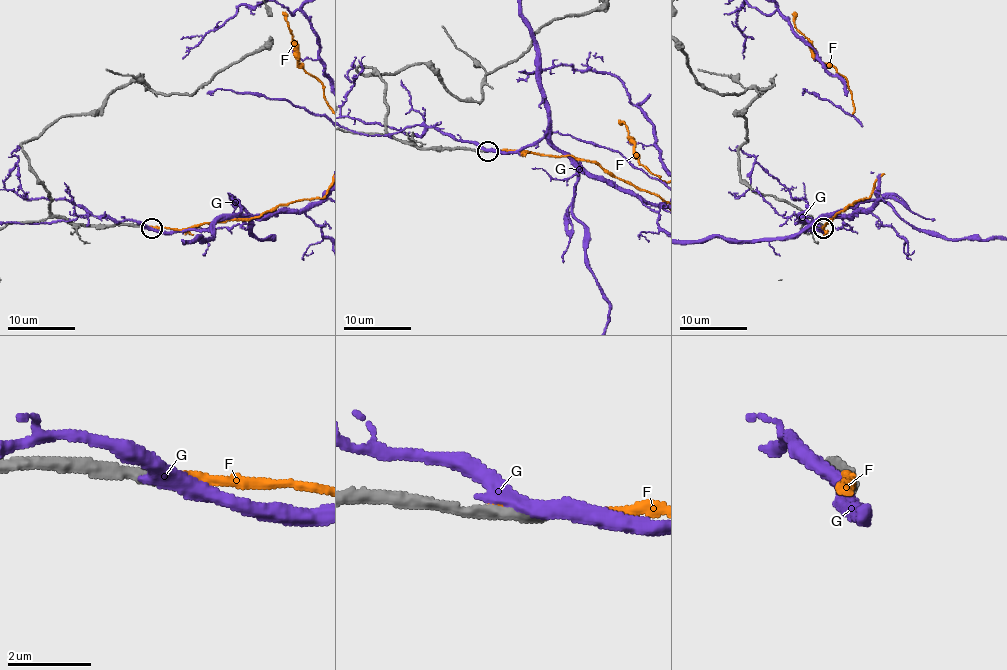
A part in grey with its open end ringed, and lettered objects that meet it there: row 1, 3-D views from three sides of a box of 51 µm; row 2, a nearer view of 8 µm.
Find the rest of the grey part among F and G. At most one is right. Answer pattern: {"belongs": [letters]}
{"belongs": []}

